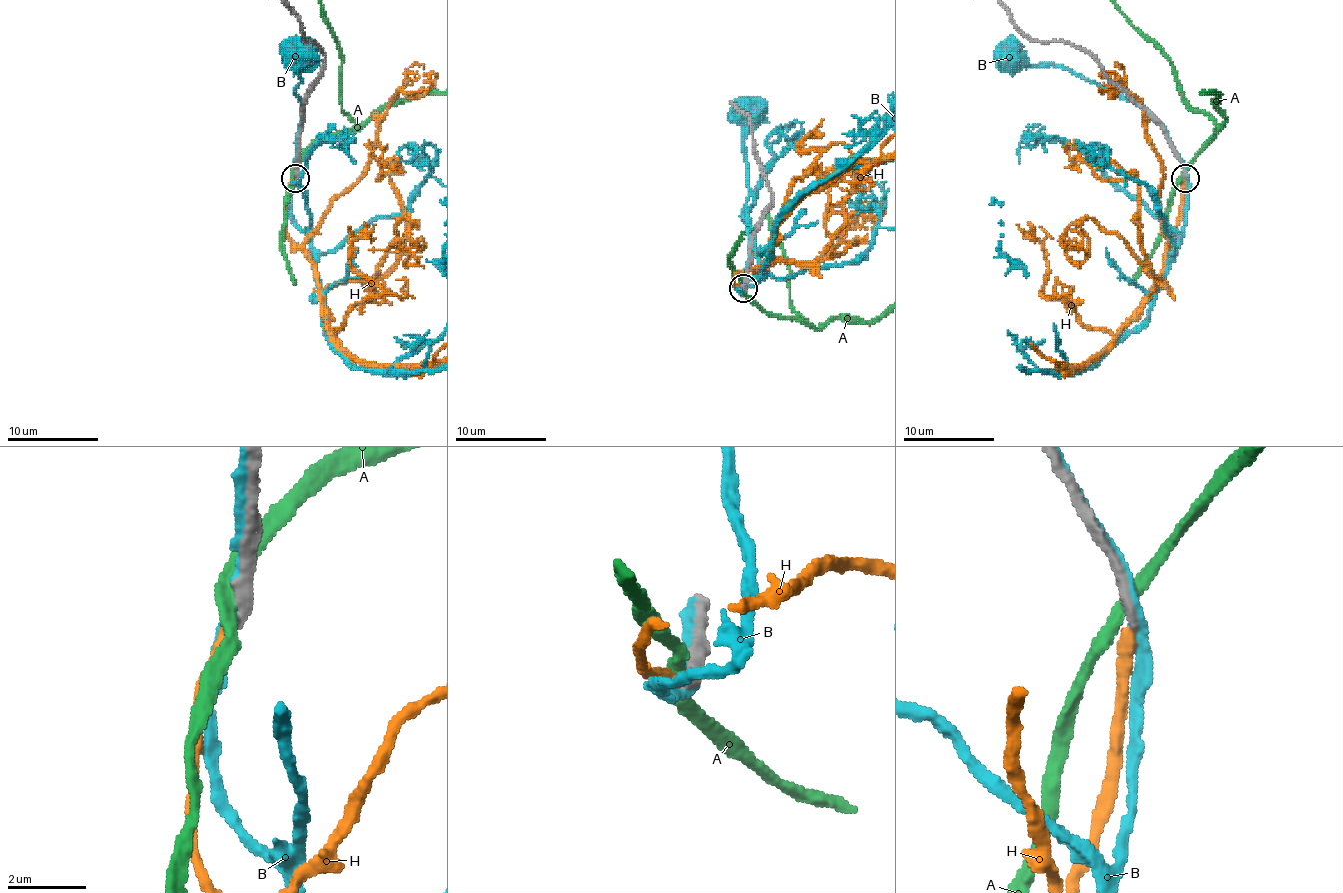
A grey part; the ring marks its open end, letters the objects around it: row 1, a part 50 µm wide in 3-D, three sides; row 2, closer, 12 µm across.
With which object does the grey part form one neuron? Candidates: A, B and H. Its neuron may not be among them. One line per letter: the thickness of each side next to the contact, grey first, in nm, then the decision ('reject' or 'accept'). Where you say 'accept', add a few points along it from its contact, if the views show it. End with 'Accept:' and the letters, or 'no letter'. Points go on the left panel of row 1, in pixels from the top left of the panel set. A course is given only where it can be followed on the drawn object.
A: 360/360 nm | reject
B: 280/260 nm | reject
H: 280/240 nm | accept
Accept: H

